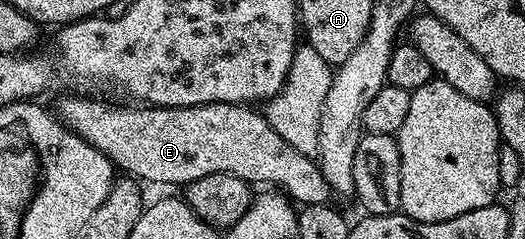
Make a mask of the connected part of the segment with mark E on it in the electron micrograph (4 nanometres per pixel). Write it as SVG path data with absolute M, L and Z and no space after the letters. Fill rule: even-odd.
M62 95L56 108L56 116L63 125L67 125L80 139L96 147L113 163L115 170L129 175L139 182L151 181L154 185L179 185L185 187L196 179L204 179L204 175L227 173L236 175L248 183L267 181L267 186L277 187L289 197L291 202L303 205L325 205L332 194L324 175L320 171L317 160L306 156L292 144L285 142L272 129L261 112L249 104L229 105L224 103L208 103L192 107L139 107L134 103L115 103L110 99L95 99L90 95Z

